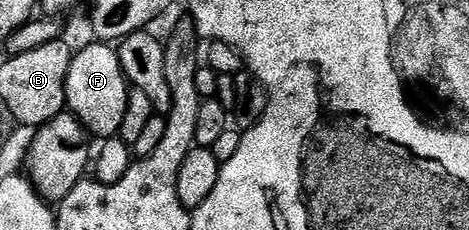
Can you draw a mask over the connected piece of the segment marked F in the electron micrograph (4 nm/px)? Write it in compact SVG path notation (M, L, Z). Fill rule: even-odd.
M109 44L96 45L85 46L74 53L71 68L67 72L65 101L88 133L94 139L104 140L120 135L131 87L125 80L116 49Z

